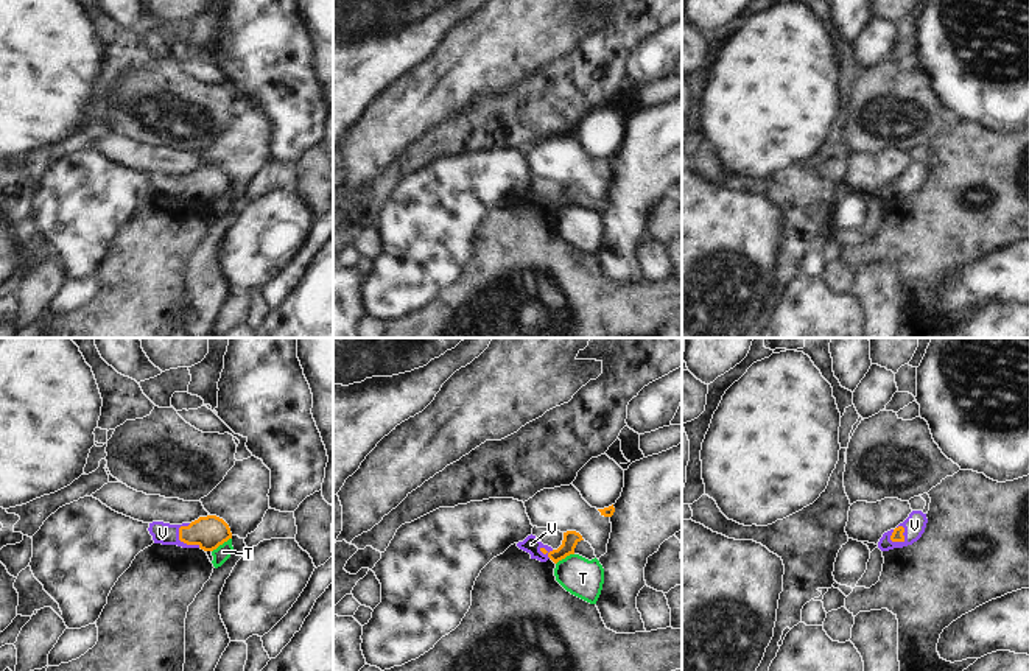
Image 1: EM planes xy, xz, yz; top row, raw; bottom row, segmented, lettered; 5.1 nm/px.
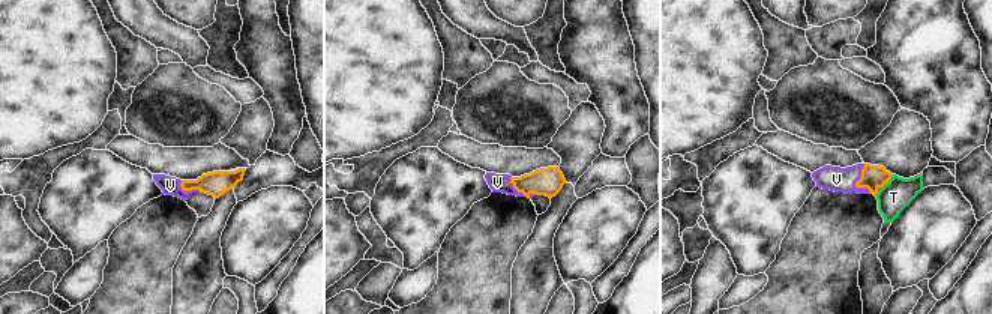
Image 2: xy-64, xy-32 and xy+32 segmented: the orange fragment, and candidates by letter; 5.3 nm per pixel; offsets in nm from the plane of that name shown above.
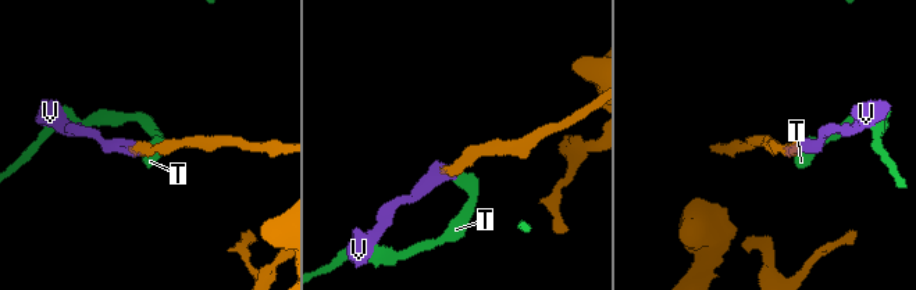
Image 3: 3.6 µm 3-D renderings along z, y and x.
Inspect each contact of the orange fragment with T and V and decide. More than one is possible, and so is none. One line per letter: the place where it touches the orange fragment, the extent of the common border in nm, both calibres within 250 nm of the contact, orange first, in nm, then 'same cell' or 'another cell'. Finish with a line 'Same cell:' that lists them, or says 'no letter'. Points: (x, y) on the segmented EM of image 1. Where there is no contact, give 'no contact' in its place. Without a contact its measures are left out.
T: xy (221, 544) | 130 nm | 170/80 nm | another cell
V: xy (182, 541) | 160 nm | 170/110 nm | same cell
Same cell: V

